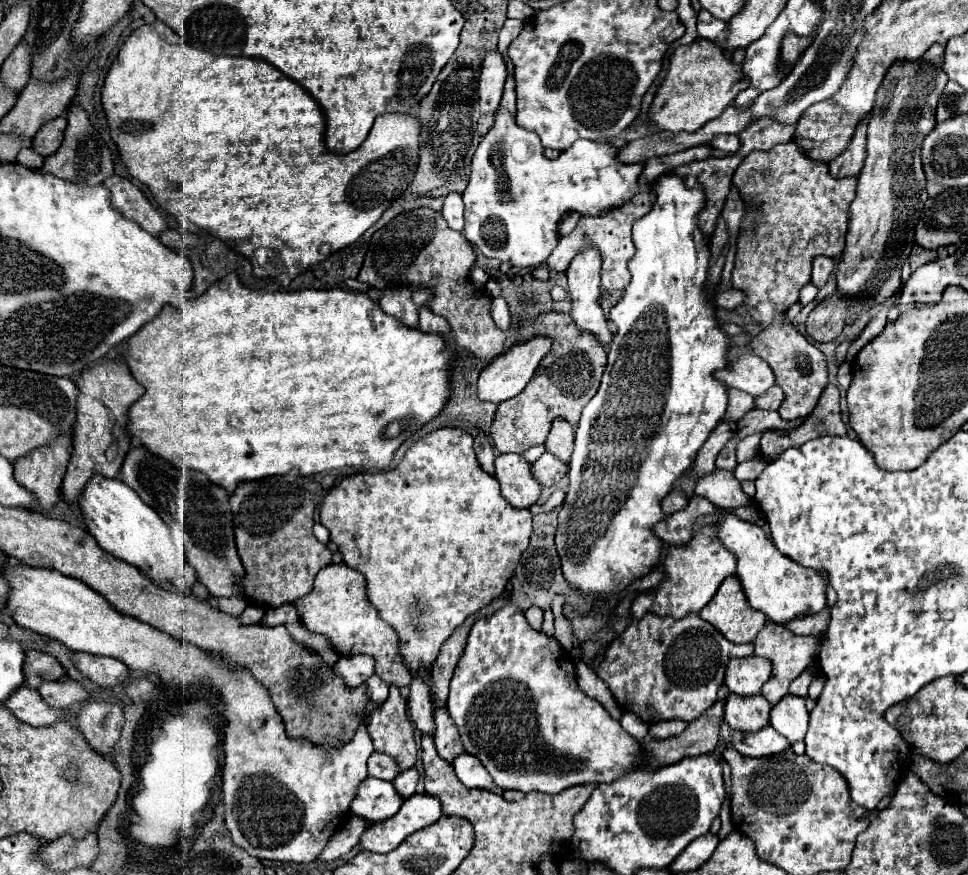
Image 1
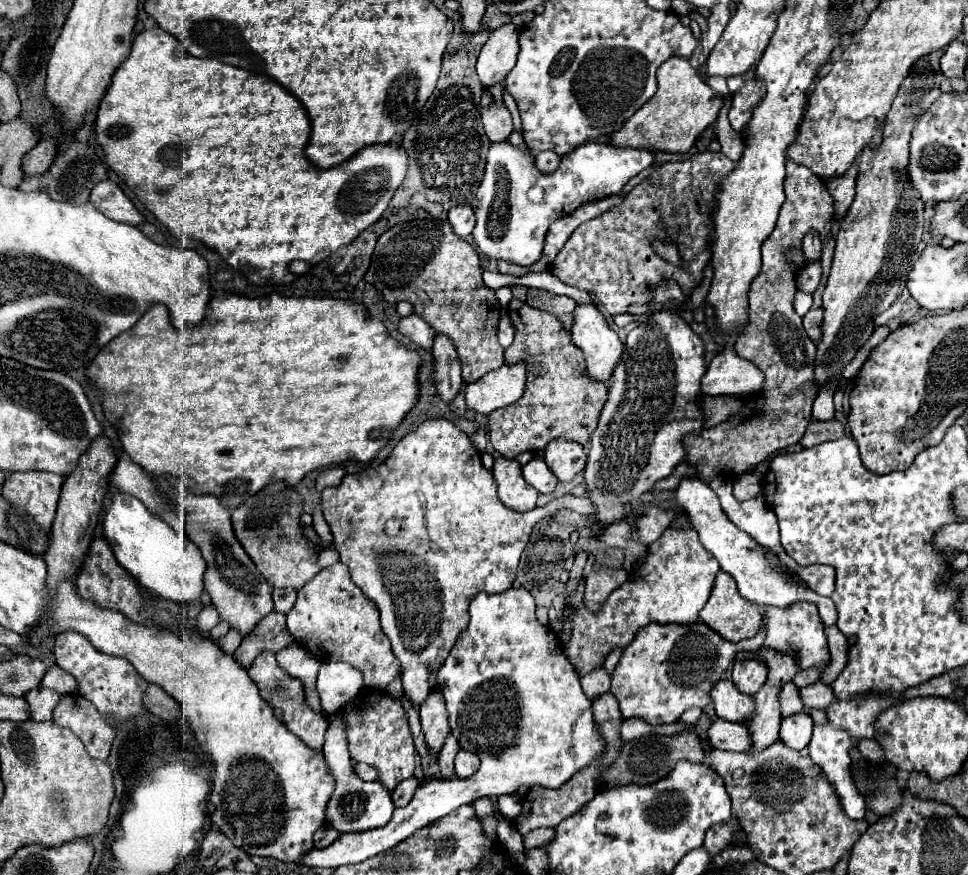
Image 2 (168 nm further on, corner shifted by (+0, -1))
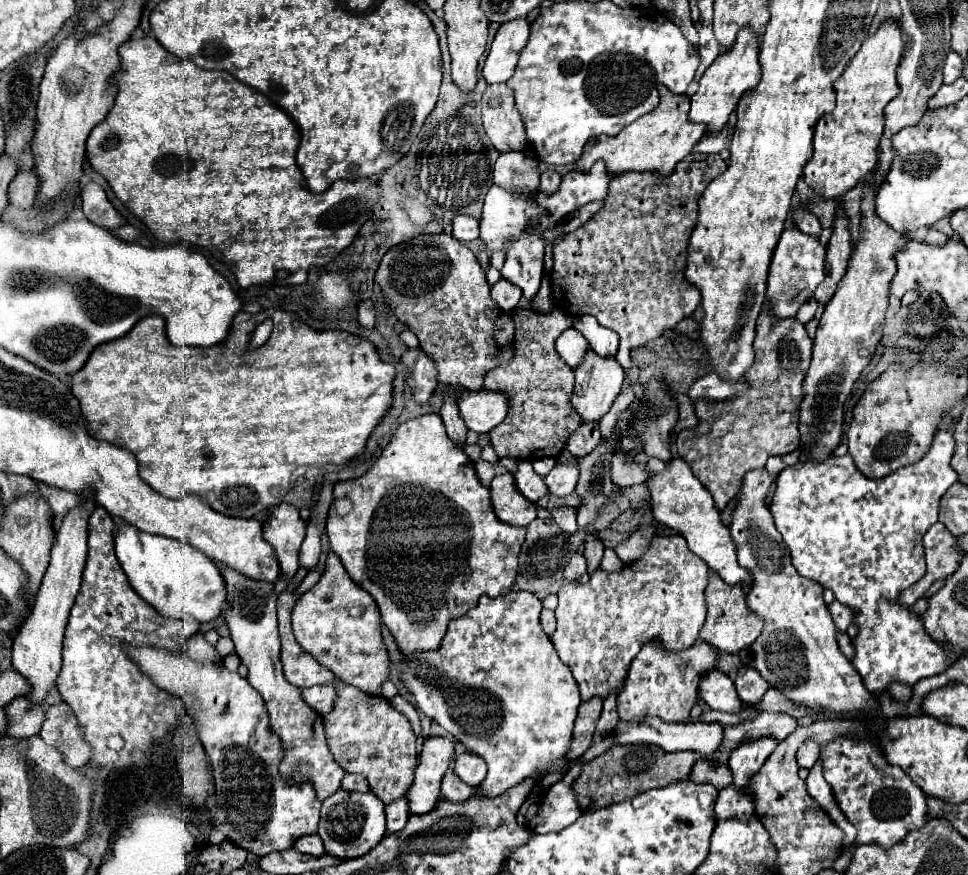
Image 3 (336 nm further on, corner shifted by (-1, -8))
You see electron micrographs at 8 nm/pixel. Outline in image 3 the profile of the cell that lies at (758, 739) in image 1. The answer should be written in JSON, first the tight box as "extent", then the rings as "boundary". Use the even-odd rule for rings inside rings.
{"extent":[615,718,723,756],"boundary":[[[647,718],[643,722],[631,722],[631,724],[617,724],[615,726],[615,736],[619,744],[657,744],[665,748],[667,752],[677,752],[677,750],[693,750],[699,756],[713,756],[715,752],[721,750],[723,744],[723,726],[719,722],[681,722],[681,724],[665,724],[663,720],[657,718]]]}

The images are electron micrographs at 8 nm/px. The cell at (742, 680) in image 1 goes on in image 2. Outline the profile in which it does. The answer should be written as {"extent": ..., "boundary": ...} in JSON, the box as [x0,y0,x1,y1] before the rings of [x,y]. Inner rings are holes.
{"extent":[732,659,768,695],"boundary":[[[756,659],[736,661],[734,669],[732,669],[734,685],[738,687],[738,691],[742,691],[746,695],[756,695],[760,691],[760,687],[766,683],[766,675],[768,675],[766,665]]]}

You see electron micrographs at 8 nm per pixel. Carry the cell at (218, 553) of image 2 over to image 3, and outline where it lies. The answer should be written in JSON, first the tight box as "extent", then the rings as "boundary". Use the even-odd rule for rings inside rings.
{"extent":[219,564,345,800],"boundary":[[[219,564],[219,572],[227,586],[227,604],[229,604],[229,610],[225,610],[221,616],[227,622],[237,656],[249,668],[247,676],[249,684],[265,700],[271,730],[281,738],[285,746],[285,758],[279,766],[279,772],[291,782],[303,782],[303,780],[313,782],[319,800],[325,800],[341,786],[345,772],[341,772],[341,766],[333,760],[333,754],[329,752],[323,724],[317,722],[319,718],[317,712],[309,708],[309,704],[303,704],[301,688],[289,684],[283,676],[283,668],[279,662],[281,644],[275,612],[275,600],[277,600],[275,586],[249,580],[247,576],[241,576],[241,572],[233,572],[233,568],[225,568],[223,564]]]}

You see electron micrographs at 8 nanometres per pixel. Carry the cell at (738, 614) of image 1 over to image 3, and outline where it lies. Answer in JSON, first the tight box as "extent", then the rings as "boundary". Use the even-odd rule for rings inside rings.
{"extent":[701,572,763,652],"boundary":[[[711,572],[709,584],[705,590],[705,600],[707,600],[707,620],[701,628],[701,640],[709,642],[717,650],[741,652],[743,648],[749,648],[757,640],[757,636],[763,632],[763,620],[749,610],[743,586],[739,584],[729,586],[719,578],[719,574]]]}

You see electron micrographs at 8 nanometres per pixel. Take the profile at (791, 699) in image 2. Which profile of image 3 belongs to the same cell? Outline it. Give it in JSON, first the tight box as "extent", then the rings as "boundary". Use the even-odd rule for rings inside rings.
{"extent":[721,712,797,752],"boundary":[[[761,712],[755,720],[747,720],[747,722],[739,722],[735,726],[725,724],[725,744],[721,748],[721,752],[731,752],[733,748],[737,748],[745,738],[759,738],[759,736],[775,736],[777,742],[785,740],[793,730],[797,728],[797,720],[791,718],[789,714],[781,714],[781,712]]]}

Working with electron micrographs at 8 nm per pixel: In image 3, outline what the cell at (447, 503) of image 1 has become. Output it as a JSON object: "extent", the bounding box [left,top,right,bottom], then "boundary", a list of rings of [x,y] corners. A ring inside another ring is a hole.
{"extent":[327,414,527,658],"boundary":[[[425,414],[403,422],[383,448],[379,460],[361,478],[337,482],[333,488],[333,506],[327,516],[331,550],[343,560],[351,580],[373,596],[383,624],[389,628],[405,658],[413,658],[417,652],[437,650],[447,632],[447,624],[475,608],[479,596],[487,594],[495,598],[511,590],[525,534],[527,528],[513,528],[497,520],[489,488],[481,484],[475,464],[463,448],[457,448],[447,438],[439,414]],[[341,498],[349,498],[353,504],[345,516],[339,516],[335,510],[335,502]]]}

